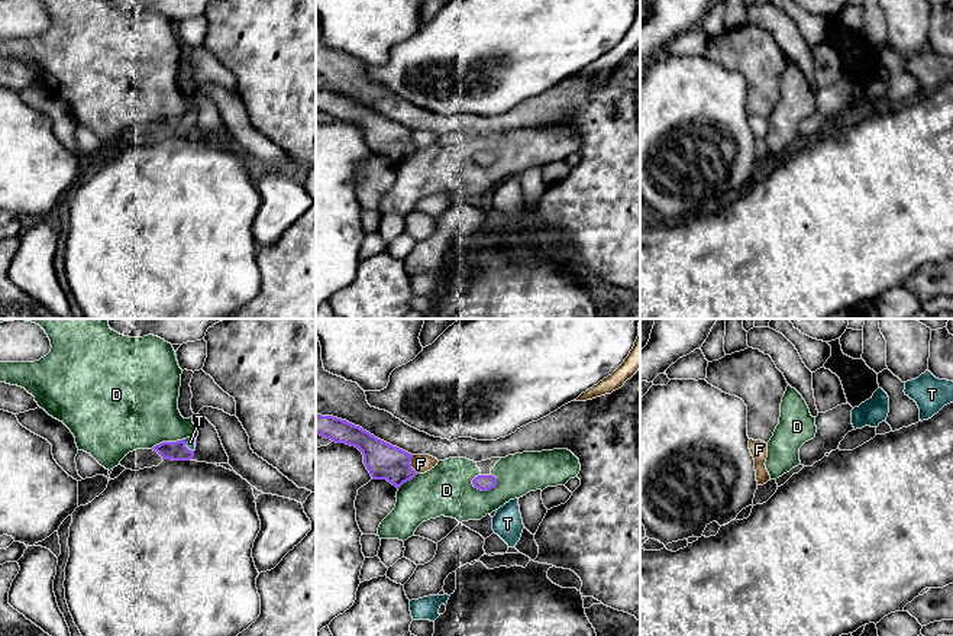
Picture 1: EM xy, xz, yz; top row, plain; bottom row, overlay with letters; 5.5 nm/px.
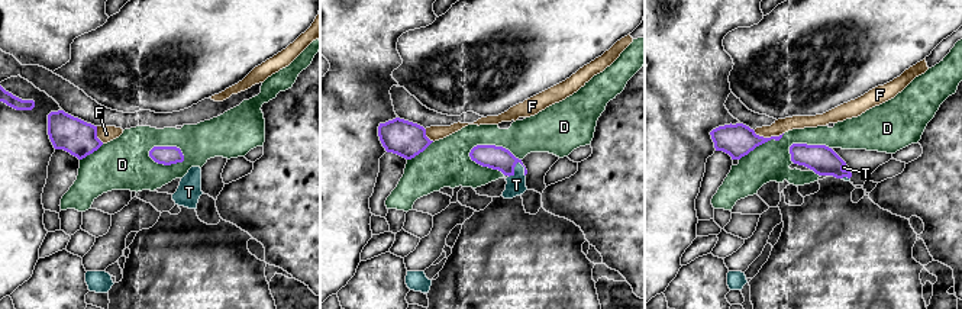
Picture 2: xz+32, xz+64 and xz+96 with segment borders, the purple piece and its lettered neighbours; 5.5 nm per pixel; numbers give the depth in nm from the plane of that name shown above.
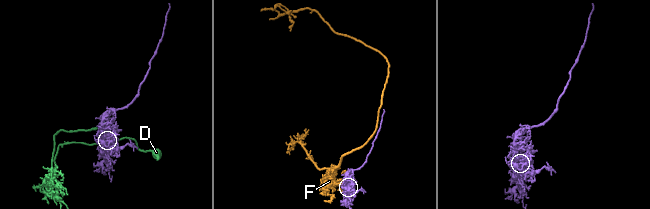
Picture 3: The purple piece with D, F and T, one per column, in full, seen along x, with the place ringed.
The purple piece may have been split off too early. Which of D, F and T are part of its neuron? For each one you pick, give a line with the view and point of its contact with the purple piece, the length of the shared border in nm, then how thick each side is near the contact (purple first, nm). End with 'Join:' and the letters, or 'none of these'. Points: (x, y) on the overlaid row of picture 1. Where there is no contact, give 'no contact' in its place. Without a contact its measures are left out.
T: contact xy (186, 446); length 90 nm; calibres 110 and 60 nm
Join: T

